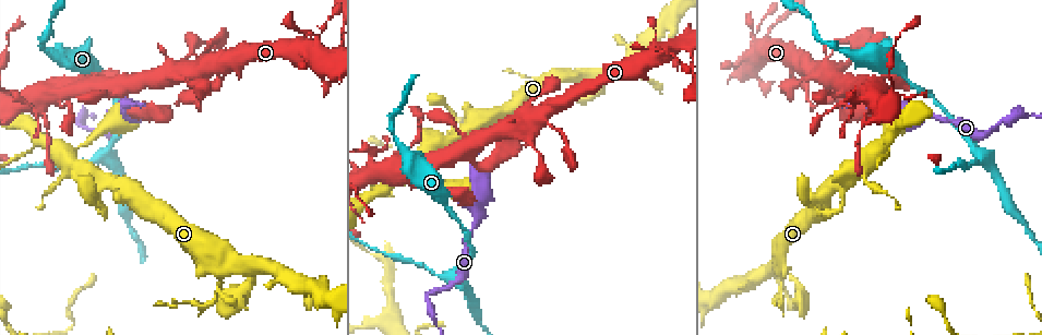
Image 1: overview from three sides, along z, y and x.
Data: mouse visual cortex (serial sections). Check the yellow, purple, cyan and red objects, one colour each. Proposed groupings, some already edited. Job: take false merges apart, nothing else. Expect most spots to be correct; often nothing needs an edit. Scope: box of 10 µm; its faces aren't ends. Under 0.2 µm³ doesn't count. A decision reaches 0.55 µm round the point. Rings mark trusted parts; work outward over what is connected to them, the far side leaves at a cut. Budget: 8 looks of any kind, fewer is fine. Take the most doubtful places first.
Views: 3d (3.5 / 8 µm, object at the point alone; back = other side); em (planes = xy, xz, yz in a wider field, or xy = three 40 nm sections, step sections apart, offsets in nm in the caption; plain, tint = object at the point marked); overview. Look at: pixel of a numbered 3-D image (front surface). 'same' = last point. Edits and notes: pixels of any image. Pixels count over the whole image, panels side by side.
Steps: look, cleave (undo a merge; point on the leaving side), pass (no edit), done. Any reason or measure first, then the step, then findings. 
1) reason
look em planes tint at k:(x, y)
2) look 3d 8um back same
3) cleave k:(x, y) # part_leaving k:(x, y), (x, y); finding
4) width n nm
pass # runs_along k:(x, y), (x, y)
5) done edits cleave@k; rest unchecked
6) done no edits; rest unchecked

thick turns thin
look 3d 3.5um at 1:(672, 47)

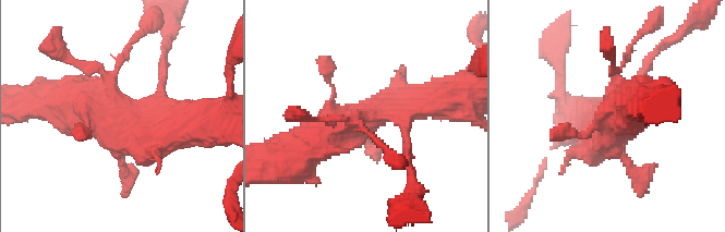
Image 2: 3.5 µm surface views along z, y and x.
look em xy step 5 tint at 2:(369, 119)

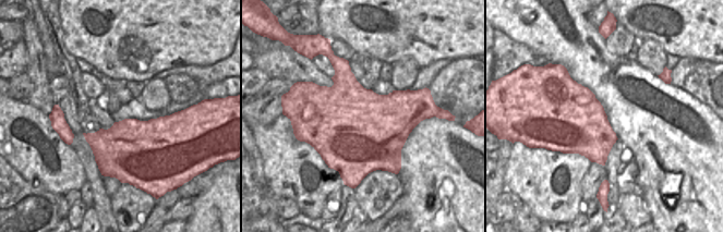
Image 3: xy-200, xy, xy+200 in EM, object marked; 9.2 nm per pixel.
width 800 nm
pass # runs_along 2:(64, 104), (141, 127), (161, 84); all the same cell

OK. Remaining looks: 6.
three-way junction
look 3d 8um at 1:(979, 154)

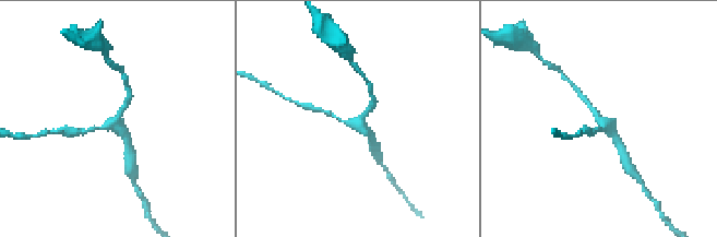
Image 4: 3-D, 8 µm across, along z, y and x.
arms 3; arm_widths 150, 200, 250 nm
look em planes tint same

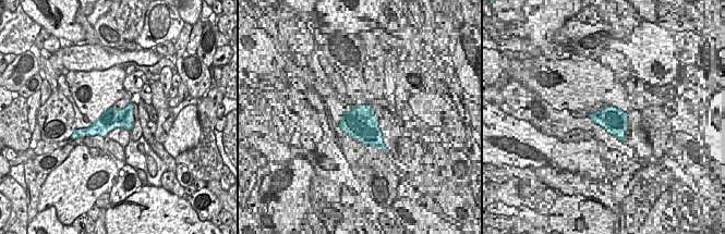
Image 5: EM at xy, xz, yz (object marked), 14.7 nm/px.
pass # runs_along 4:(583, 97), (609, 127), (620, 144); all the same cell

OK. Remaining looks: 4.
sudden change in width
look 3d 3.5um at 1:(858, 54)

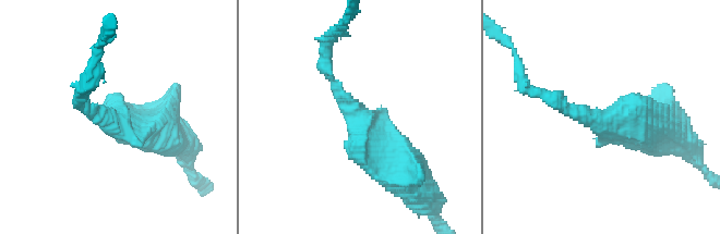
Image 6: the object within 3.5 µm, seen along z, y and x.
arm_widths 150, 500 nm
pass # runs_along 6:(404, 172), (374, 147), (323, 61); all the same cell

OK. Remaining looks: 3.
done no edits; rest unchecked

